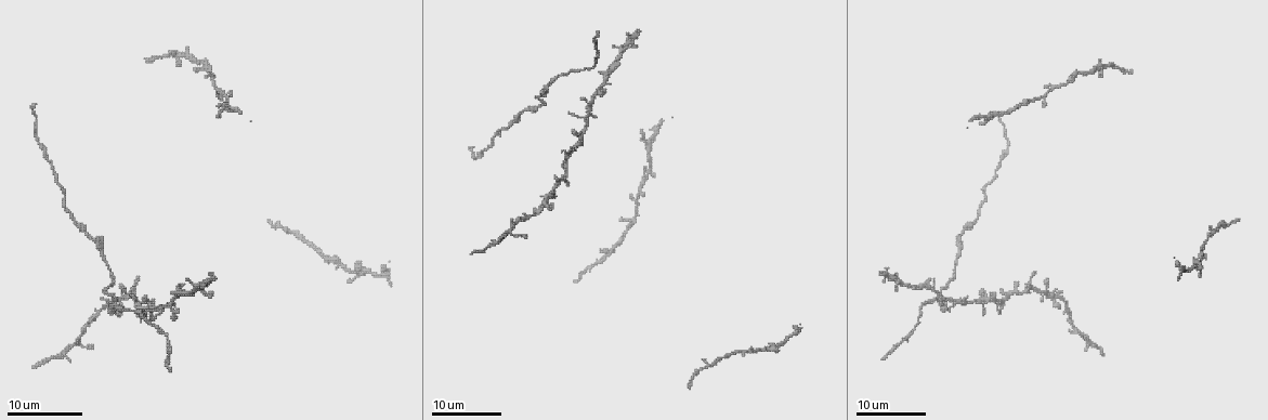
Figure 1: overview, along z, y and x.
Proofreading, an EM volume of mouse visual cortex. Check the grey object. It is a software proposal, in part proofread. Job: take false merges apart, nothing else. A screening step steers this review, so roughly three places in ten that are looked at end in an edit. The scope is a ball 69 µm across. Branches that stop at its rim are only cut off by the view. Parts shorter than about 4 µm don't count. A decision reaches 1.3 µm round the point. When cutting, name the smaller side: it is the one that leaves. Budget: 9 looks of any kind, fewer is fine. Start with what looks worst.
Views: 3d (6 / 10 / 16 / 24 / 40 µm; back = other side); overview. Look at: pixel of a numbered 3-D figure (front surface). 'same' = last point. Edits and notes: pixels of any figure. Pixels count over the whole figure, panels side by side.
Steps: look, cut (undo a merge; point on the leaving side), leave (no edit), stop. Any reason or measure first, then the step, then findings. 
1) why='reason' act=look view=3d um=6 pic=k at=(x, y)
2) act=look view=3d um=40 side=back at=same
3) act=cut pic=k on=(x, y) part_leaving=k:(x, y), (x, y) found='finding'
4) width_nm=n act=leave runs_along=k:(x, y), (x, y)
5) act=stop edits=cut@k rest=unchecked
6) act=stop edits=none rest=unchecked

why='looks like a crossing' act=look view=3d um=24 pic=1 at=(1027, 285)

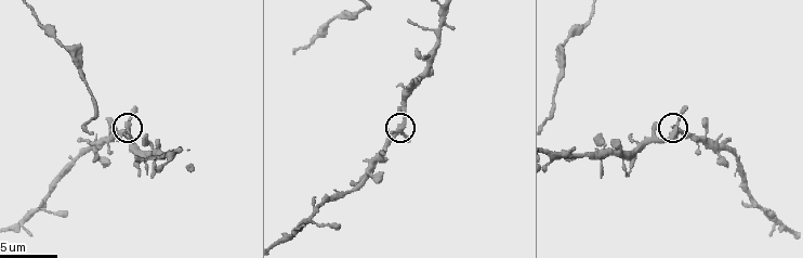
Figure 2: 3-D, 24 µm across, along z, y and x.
act=look view=3d um=6 pic=2 at=(674, 125)

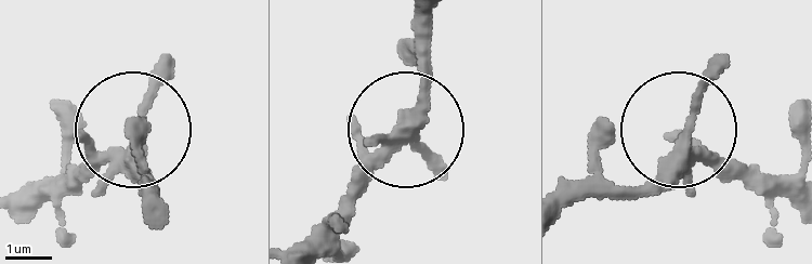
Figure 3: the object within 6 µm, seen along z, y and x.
side_arm_um=22 act=leave found='all the same neuron'

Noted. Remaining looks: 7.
why='three-way junction' act=look view=3d um=24 pic=1 at=(707, 366)

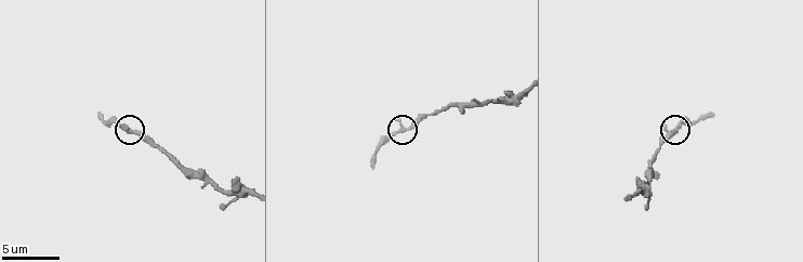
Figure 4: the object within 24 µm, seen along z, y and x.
why='closer look' act=look view=3d um=10 pic=4 at=(403, 129)

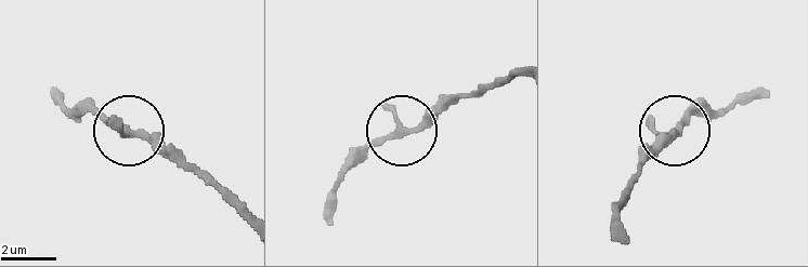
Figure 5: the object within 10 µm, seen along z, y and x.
act=look view=3d um=6 pic=5 at=(676, 132)

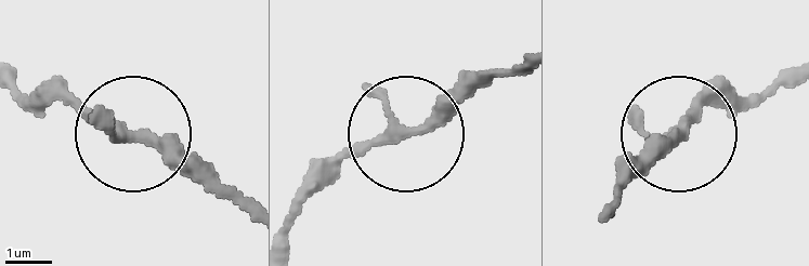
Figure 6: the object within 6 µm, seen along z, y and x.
side_arm_um=5 arms=3 act=leave found='all the same neuron'

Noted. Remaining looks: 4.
act=look view=3d um=16 pic=2 at=(78, 46)

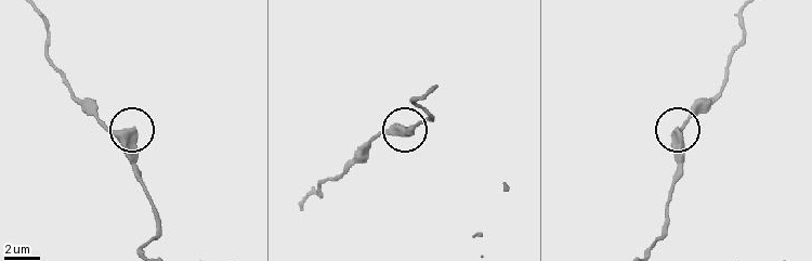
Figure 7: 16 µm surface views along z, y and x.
act=look view=3d um=16 side=back pic=7 at=(129, 129)

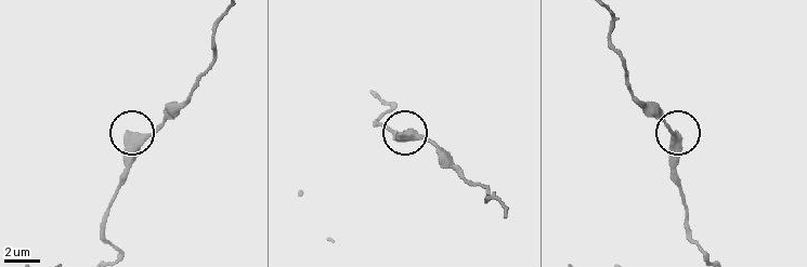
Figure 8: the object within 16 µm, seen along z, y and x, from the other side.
act=leave runs_along=8:(703, 249), (686, 217), (676, 178), (676, 132), (652, 110) found='one neuron here'

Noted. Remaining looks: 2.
why='a narrow waist' act=look view=3d um=6 pic=2 at=(736, 158)

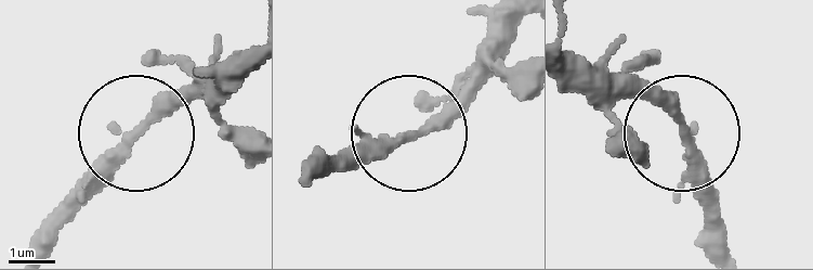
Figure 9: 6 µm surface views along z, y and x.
act=leave runs_along=9:(568, 52), (627, 76), (673, 118), (708, 231) found='one neuron here'

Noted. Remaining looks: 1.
act=stop edits=none rest=unchecked

